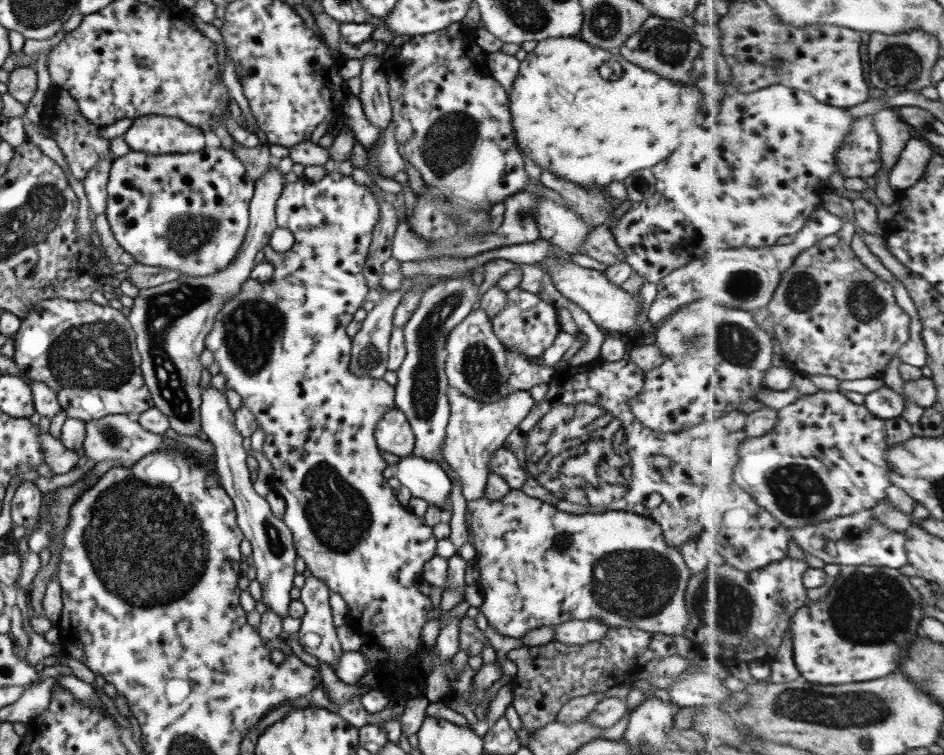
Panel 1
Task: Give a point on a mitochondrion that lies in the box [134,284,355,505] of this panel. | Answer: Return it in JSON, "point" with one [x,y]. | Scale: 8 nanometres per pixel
{"point":[252,333]}

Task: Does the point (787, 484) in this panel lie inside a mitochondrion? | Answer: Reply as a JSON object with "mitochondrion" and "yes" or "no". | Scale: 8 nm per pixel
{"mitochondrion":"yes"}

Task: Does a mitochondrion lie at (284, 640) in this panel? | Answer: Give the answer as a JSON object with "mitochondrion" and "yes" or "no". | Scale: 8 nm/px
{"mitochondrion":"no"}

